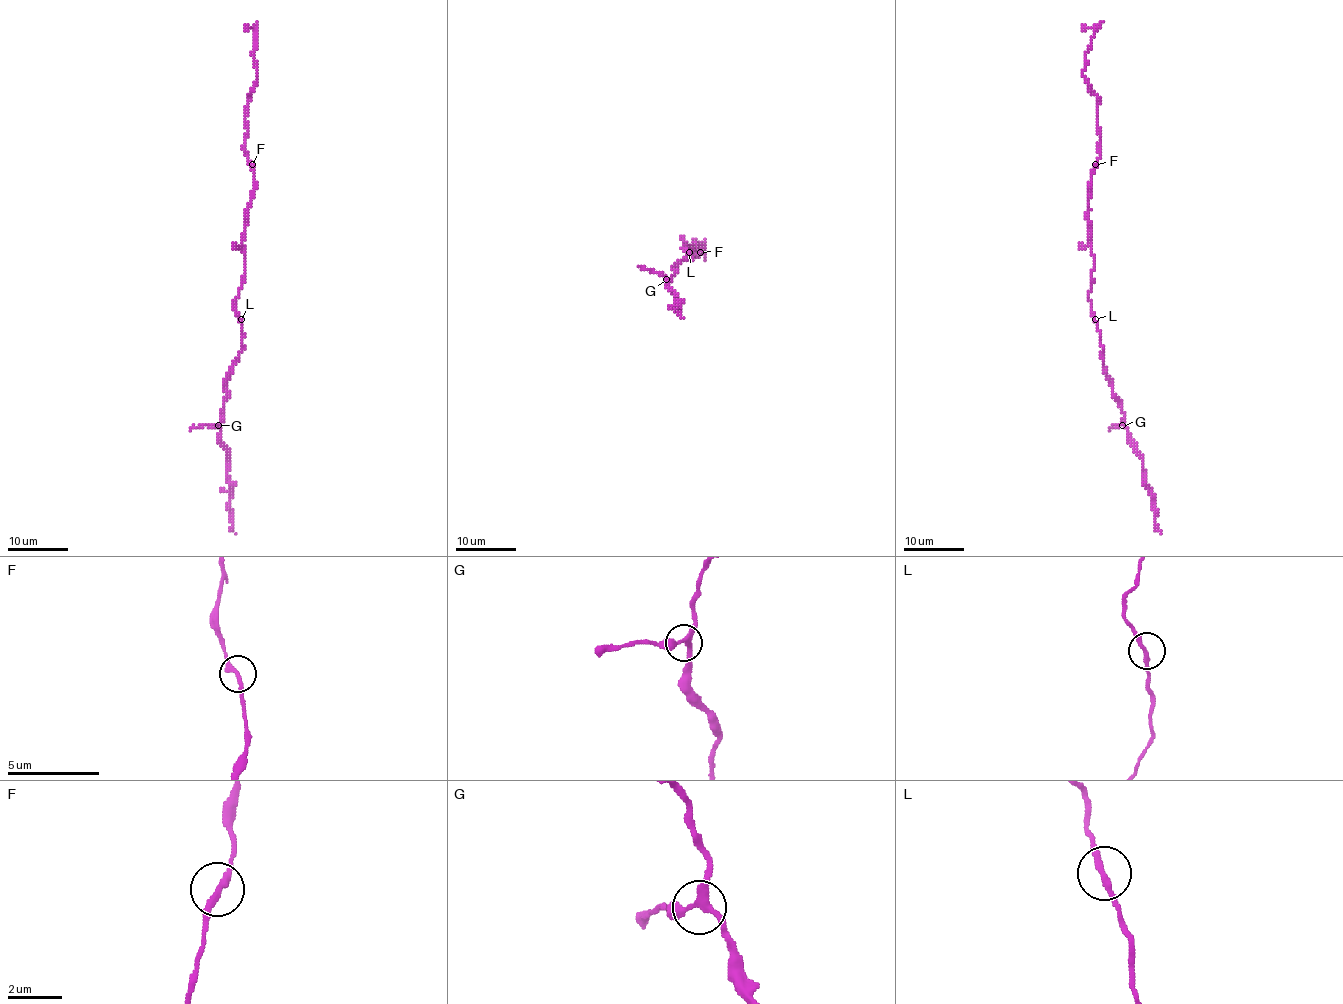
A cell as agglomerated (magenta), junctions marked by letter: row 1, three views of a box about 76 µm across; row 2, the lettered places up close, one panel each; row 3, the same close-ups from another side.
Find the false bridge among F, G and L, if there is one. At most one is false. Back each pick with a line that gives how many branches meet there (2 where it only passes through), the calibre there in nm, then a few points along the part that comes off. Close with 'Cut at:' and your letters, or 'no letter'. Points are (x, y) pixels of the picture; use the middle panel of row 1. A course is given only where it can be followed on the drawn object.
Cut at: no letter

